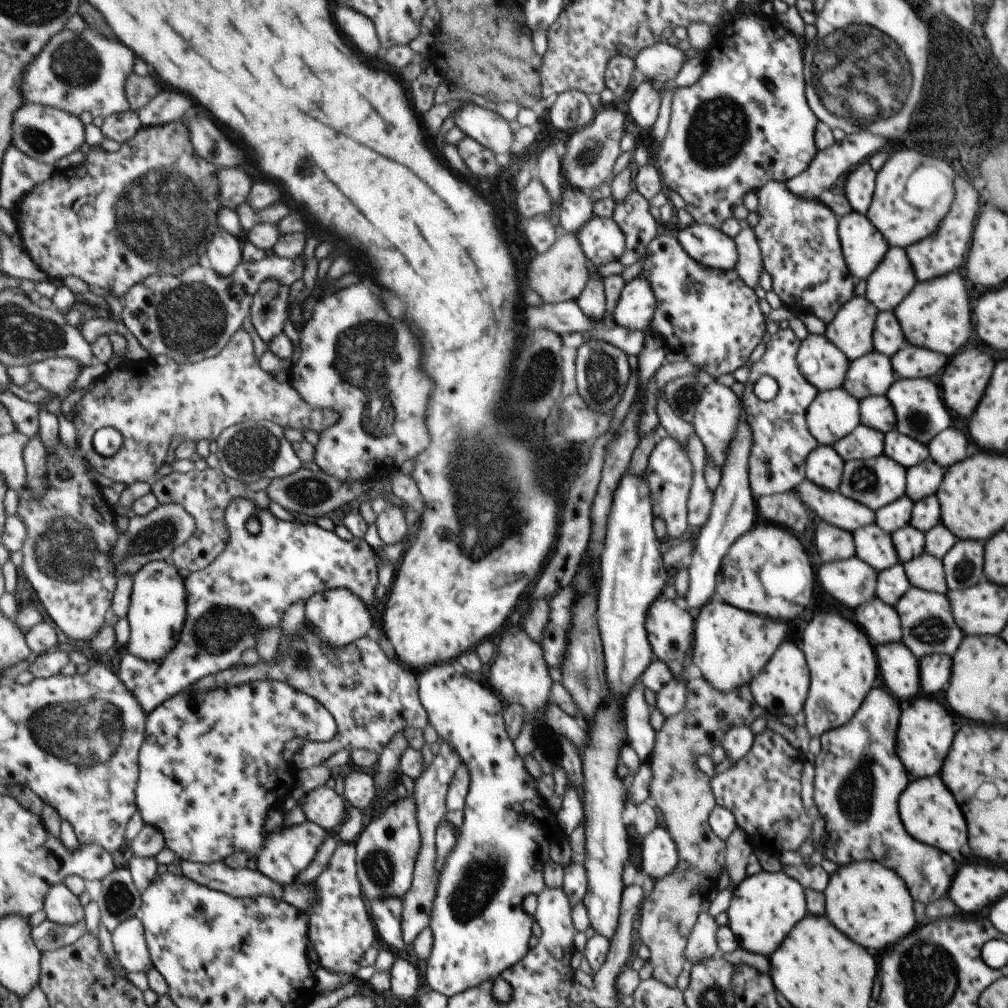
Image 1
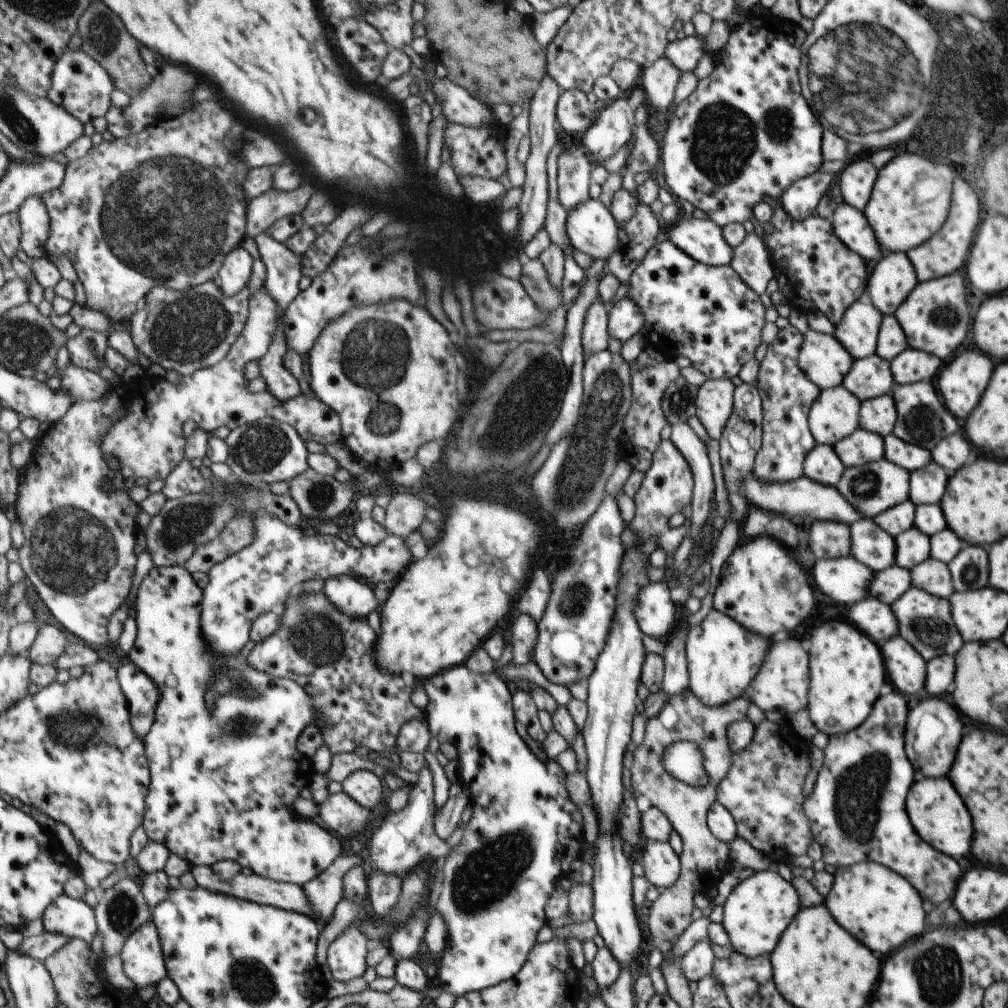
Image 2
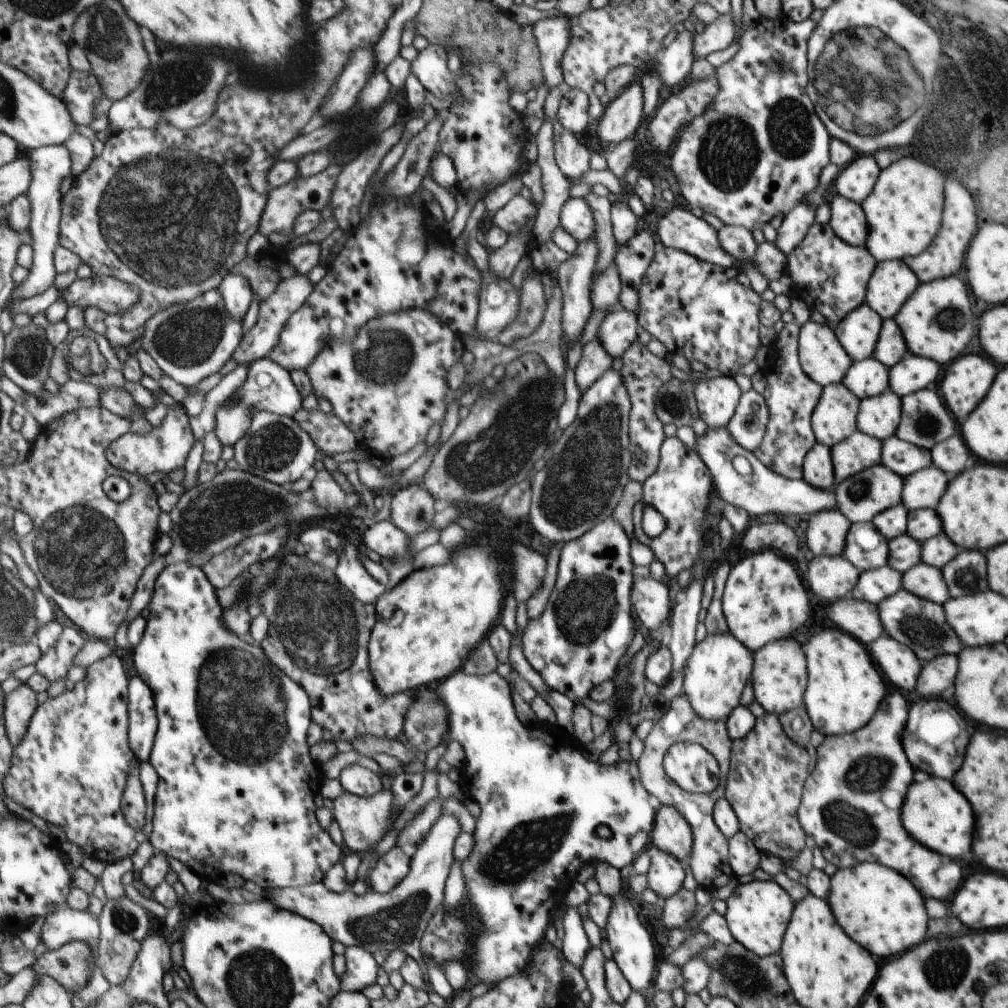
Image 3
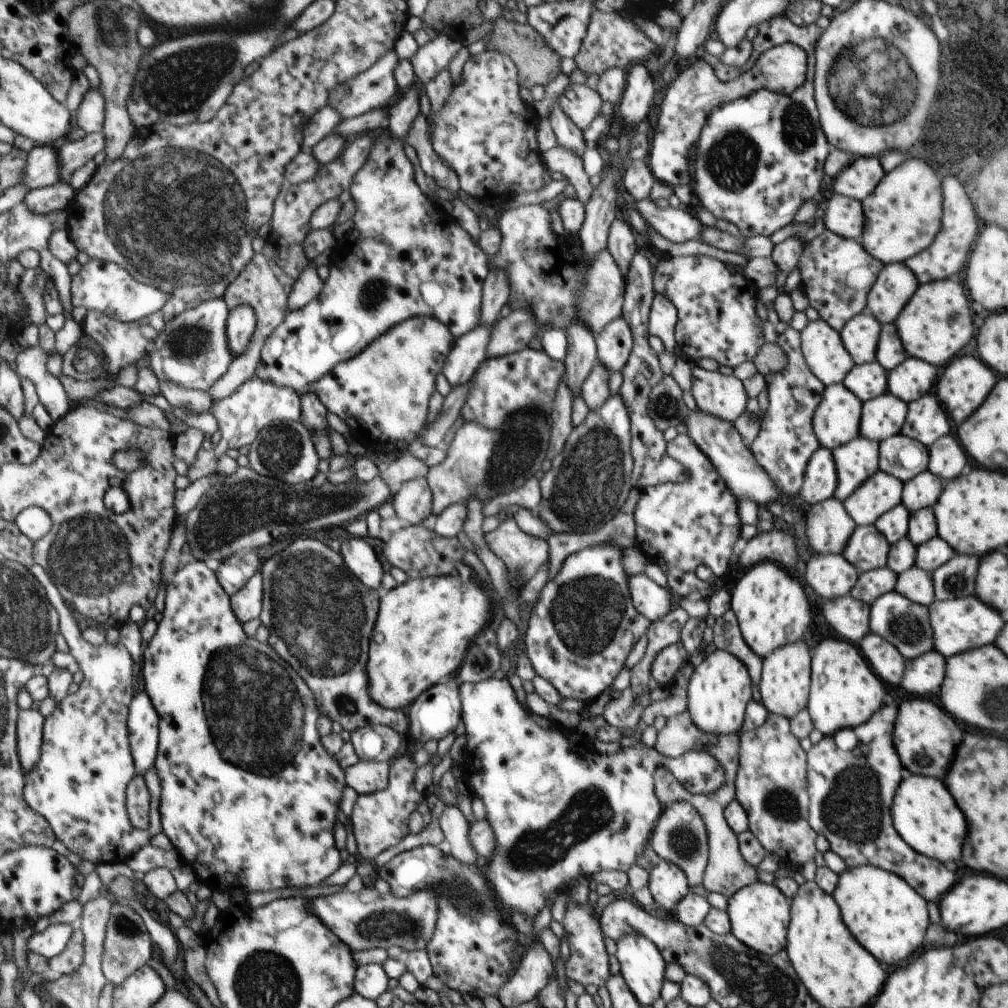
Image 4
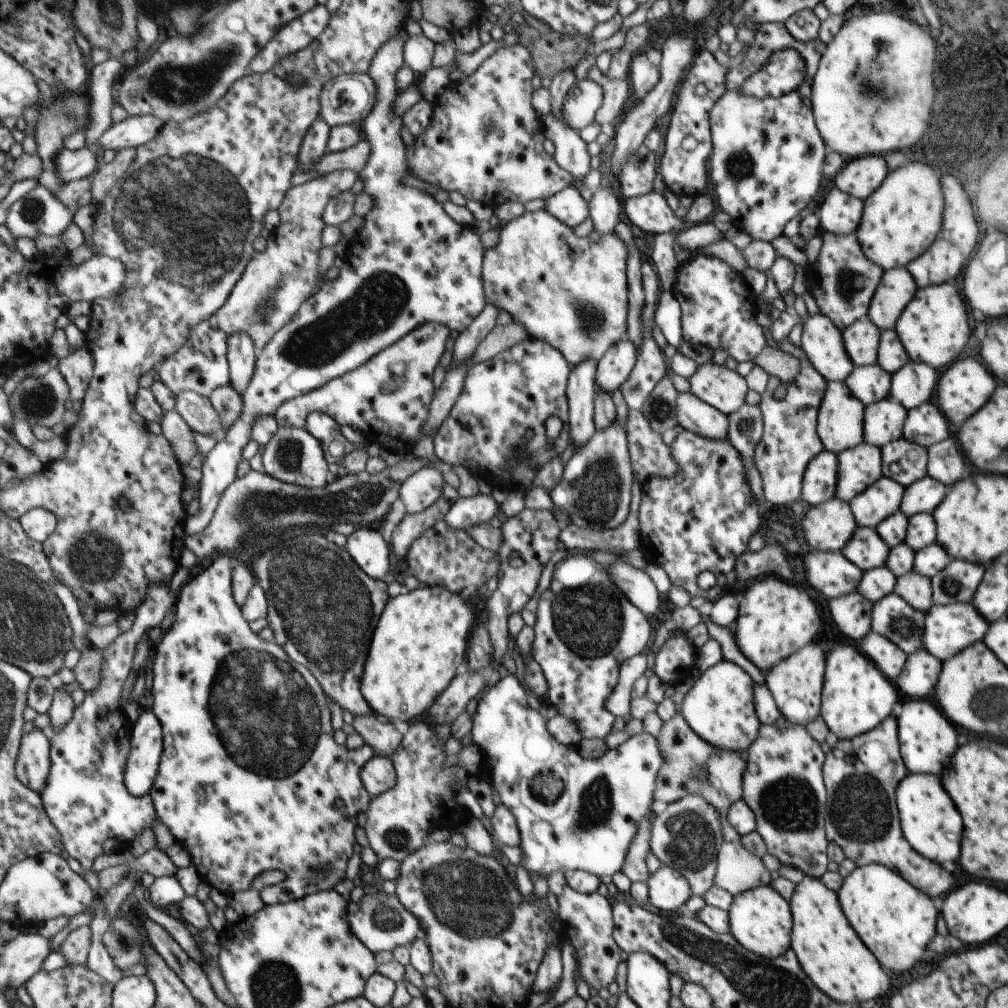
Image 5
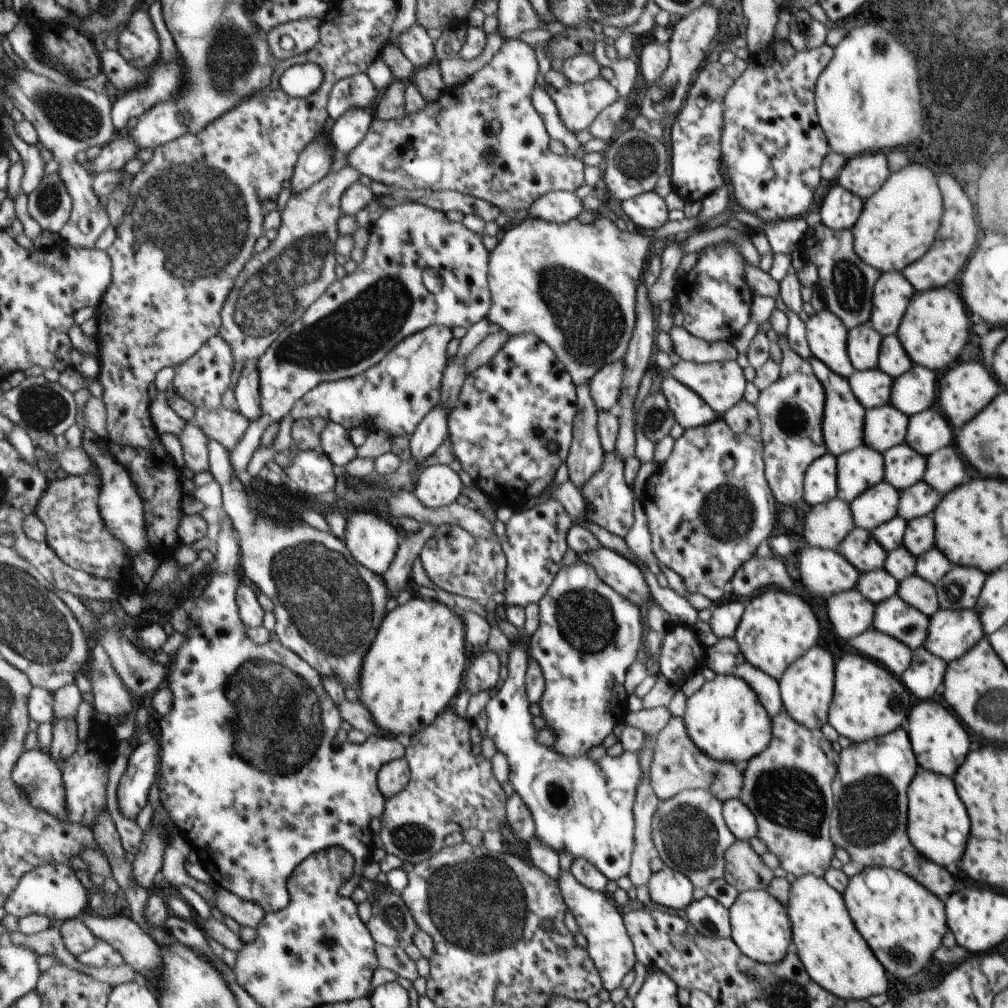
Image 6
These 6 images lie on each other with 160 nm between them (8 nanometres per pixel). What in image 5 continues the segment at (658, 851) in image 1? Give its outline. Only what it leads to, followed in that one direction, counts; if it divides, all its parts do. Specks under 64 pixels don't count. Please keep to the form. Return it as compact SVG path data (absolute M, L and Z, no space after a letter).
M661 865L655 872L648 874L646 880L646 887L648 890L648 901L661 912L675 912L675 910L683 910L683 904L691 895L691 886L684 876L676 869Z

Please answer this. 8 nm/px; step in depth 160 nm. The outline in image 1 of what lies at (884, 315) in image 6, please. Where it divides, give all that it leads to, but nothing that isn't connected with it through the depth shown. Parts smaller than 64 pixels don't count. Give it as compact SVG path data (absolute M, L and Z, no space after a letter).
M888 247L882 261L866 278L864 296L881 311L892 311L916 281L904 249Z

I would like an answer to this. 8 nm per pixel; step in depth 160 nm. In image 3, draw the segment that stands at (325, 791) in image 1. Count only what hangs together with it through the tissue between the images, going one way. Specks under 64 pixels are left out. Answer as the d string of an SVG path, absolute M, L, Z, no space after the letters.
M389 784L377 791L375 795L360 797L353 793L344 792L333 800L333 819L340 826L344 845L349 851L361 856L369 852L384 838L388 832L389 812L391 812L392 803L393 794L390 791Z

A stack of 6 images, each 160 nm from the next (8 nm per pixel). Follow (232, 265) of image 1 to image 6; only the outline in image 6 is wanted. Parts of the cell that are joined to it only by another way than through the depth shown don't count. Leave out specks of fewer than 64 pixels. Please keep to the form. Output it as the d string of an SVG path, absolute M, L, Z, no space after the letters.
M247 359L236 387L233 387L239 412L250 421L258 421L263 414L258 362Z

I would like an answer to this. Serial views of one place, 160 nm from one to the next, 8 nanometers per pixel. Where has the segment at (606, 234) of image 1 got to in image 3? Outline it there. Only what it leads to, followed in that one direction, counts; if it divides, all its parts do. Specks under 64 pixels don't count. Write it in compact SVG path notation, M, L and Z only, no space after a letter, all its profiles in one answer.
M569 197L561 205L558 224L577 243L587 240L594 234L594 220L587 203L581 198Z

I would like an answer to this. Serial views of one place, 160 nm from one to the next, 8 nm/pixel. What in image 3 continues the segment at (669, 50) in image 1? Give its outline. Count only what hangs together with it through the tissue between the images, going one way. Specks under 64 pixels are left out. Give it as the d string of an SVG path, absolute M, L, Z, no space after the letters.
M731 13L717 15L717 18L704 26L701 34L692 36L692 53L694 60L705 57L710 52L727 48L735 39L735 26Z

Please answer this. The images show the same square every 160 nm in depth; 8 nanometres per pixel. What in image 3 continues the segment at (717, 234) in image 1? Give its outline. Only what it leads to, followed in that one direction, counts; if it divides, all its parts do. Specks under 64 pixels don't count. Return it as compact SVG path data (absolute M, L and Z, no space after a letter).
M672 205L657 222L653 233L658 245L691 253L698 259L709 261L709 264L729 268L737 263L720 247L719 232L688 210Z

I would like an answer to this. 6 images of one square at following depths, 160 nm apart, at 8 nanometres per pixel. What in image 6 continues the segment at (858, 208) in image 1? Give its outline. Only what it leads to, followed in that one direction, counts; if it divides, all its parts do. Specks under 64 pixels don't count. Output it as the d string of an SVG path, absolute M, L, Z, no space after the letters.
M881 151L863 153L844 162L836 183L865 200L879 190L889 175L887 160Z

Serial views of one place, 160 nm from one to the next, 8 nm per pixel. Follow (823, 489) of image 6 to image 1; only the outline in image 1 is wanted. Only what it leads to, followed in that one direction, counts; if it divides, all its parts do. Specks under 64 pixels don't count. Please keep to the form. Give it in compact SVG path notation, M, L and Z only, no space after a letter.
M817 445L804 462L804 478L830 491L837 491L843 478L843 458L832 446Z

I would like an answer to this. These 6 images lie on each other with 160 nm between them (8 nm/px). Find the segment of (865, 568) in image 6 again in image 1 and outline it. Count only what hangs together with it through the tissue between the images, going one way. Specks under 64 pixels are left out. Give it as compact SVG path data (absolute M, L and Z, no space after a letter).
M876 522L853 531L852 536L856 557L877 569L877 572L885 571L899 562L892 537Z

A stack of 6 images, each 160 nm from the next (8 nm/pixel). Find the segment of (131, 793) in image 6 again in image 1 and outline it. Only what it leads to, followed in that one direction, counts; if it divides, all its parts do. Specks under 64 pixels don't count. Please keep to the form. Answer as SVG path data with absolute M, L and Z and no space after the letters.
M236 498L231 502L227 507L226 512L226 523L228 529L230 530L230 539L225 549L218 557L213 564L207 566L200 571L195 571L191 573L186 578L186 587L188 588L188 620L186 621L186 627L179 638L177 648L172 650L172 652L161 662L161 663L150 663L145 659L137 658L134 654L127 652L121 659L119 668L117 669L117 674L120 676L120 679L125 683L125 686L137 697L137 700L140 701L141 706L144 708L144 711L148 716L161 704L165 701L168 701L169 698L174 697L180 692L187 691L191 685L197 684L201 679L204 679L209 675L216 675L217 672L221 670L227 670L231 667L236 667L241 664L243 660L243 652L253 648L255 642L258 641L258 634L262 633L266 628L279 626L281 620L283 620L283 614L285 610L295 604L297 600L309 600L313 595L317 593L328 591L333 587L347 587L351 589L354 593L357 593L357 596L365 603L369 604L373 600L373 588L377 586L377 560L371 552L371 548L363 542L362 538L354 537L350 541L343 540L339 538L334 531L327 531L315 523L311 523L309 519L303 519L299 517L299 522L288 522L285 520L280 520L269 510L269 508L258 507L258 504L251 499L246 498Z

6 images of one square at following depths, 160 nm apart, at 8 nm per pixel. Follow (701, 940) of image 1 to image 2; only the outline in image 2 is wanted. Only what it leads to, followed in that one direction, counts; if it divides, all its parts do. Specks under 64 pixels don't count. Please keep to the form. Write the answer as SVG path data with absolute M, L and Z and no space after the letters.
M697 941L680 959L681 972L690 981L697 982L700 978L713 974L715 958L707 942Z

